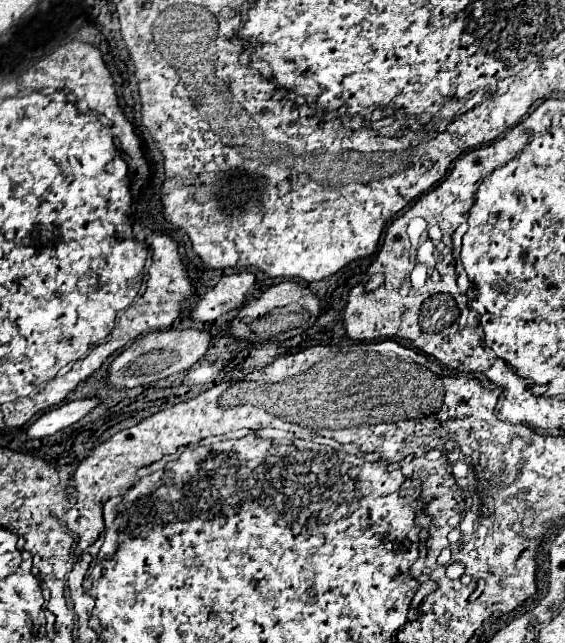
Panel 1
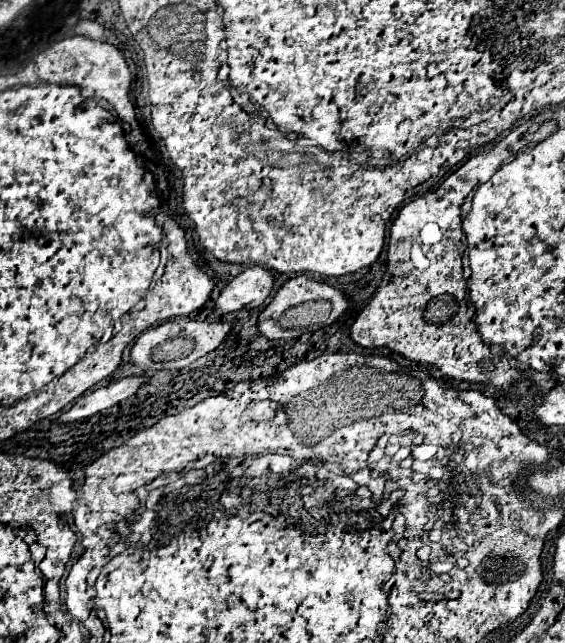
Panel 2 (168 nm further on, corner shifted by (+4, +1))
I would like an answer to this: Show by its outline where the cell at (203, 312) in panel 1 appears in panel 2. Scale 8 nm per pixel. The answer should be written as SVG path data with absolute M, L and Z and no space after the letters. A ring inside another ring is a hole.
M250 267L238 273L218 295L214 311L230 313L238 309L254 309L264 303L274 285L272 275L264 267Z

